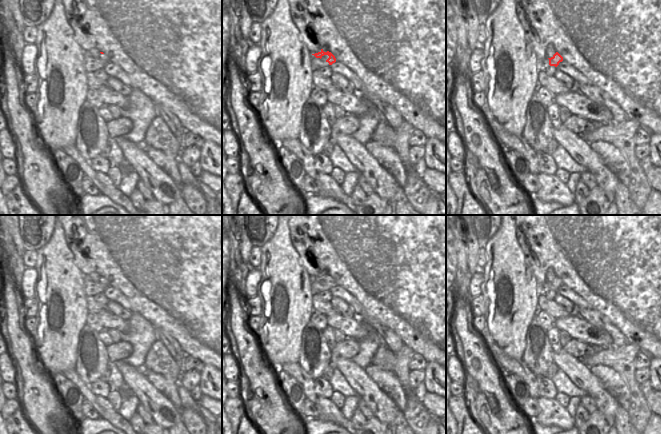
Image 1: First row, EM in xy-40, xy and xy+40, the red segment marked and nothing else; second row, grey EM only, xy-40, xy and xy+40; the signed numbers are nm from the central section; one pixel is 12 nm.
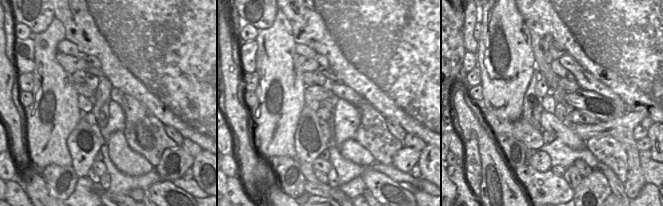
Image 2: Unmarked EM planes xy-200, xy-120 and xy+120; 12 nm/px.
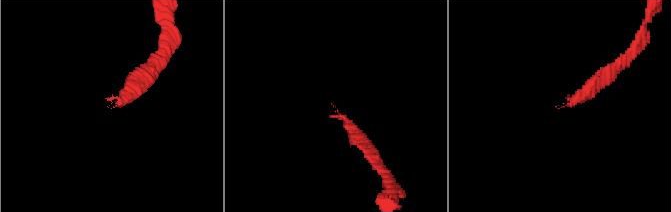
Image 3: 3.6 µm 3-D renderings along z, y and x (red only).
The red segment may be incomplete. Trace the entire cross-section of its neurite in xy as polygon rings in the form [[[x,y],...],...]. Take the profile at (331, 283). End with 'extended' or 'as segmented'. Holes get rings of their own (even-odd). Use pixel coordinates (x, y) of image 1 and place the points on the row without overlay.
[[[321,273],[320,276],[312,278],[311,293],[312,295],[318,295],[319,293],[332,289],[335,286],[336,282],[331,276],[324,276],[323,273]]]; extended

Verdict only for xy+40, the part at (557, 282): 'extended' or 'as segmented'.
extended

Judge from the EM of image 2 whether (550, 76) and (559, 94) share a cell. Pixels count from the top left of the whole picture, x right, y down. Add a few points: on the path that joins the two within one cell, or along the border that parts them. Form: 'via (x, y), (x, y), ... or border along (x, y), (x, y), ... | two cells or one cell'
via (552, 80), (555, 90) | one cell

